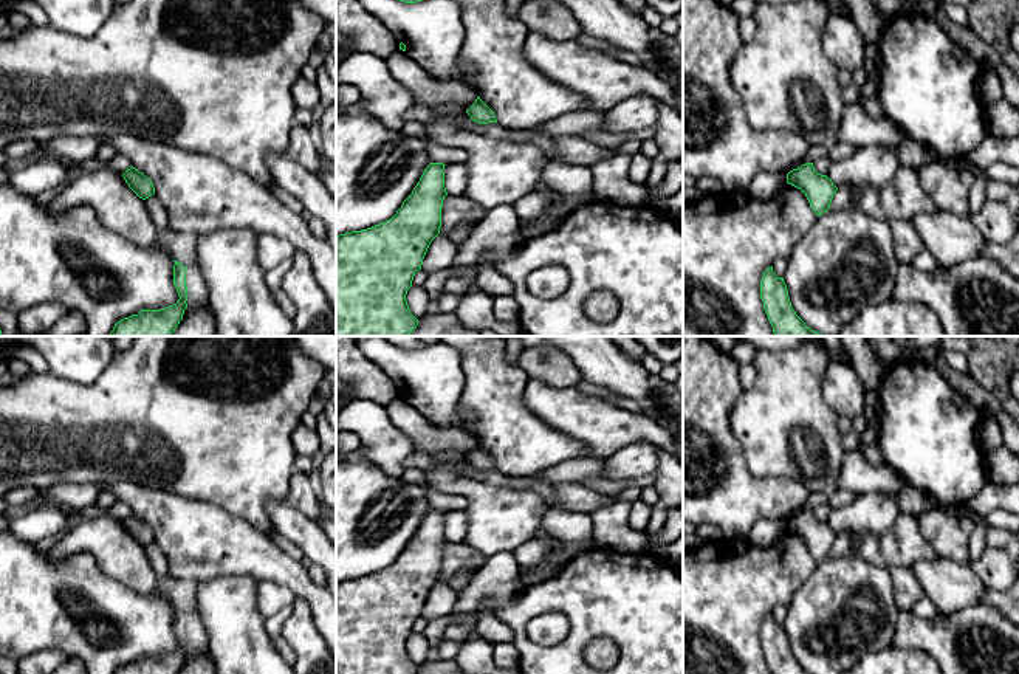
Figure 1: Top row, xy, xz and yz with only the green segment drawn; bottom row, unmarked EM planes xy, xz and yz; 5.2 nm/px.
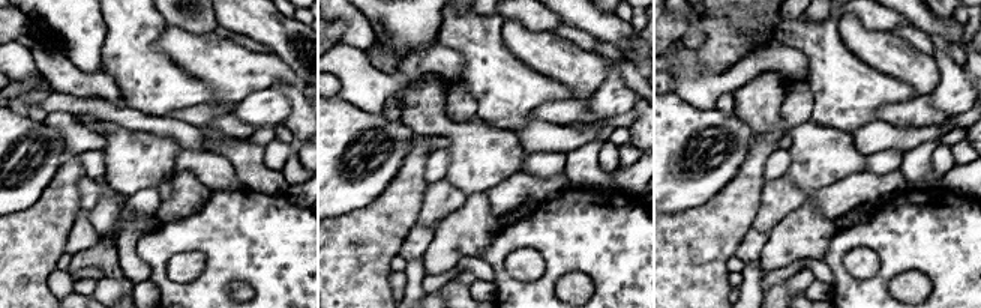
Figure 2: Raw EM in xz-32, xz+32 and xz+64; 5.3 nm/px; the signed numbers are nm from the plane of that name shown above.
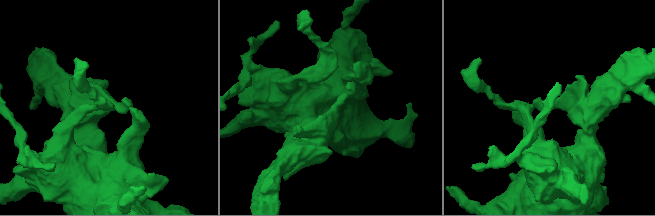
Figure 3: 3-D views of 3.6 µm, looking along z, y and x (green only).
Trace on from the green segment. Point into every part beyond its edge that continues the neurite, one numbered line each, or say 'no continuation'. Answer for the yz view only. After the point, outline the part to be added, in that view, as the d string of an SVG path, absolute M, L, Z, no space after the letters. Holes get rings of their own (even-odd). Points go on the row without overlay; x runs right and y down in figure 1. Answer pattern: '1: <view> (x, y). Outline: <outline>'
1: yz (821, 512). Outline: M827 502L813 508L815 518L821 522L827 522L830 511L832 511L832 507Z

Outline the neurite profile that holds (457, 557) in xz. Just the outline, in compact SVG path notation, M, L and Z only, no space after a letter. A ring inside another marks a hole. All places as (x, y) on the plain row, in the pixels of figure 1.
M446 542L441 555L441 573L440 579L449 584L449 581L471 569L474 572L486 562L488 556L472 548L469 544L463 542Z

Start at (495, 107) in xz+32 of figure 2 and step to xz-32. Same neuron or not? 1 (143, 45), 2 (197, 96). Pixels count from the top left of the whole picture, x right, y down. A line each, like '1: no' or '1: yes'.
1: yes
2: yes

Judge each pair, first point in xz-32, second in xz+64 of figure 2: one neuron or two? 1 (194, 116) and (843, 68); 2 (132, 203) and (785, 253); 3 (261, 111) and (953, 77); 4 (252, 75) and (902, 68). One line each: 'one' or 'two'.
1: two
2: one
3: one
4: one

